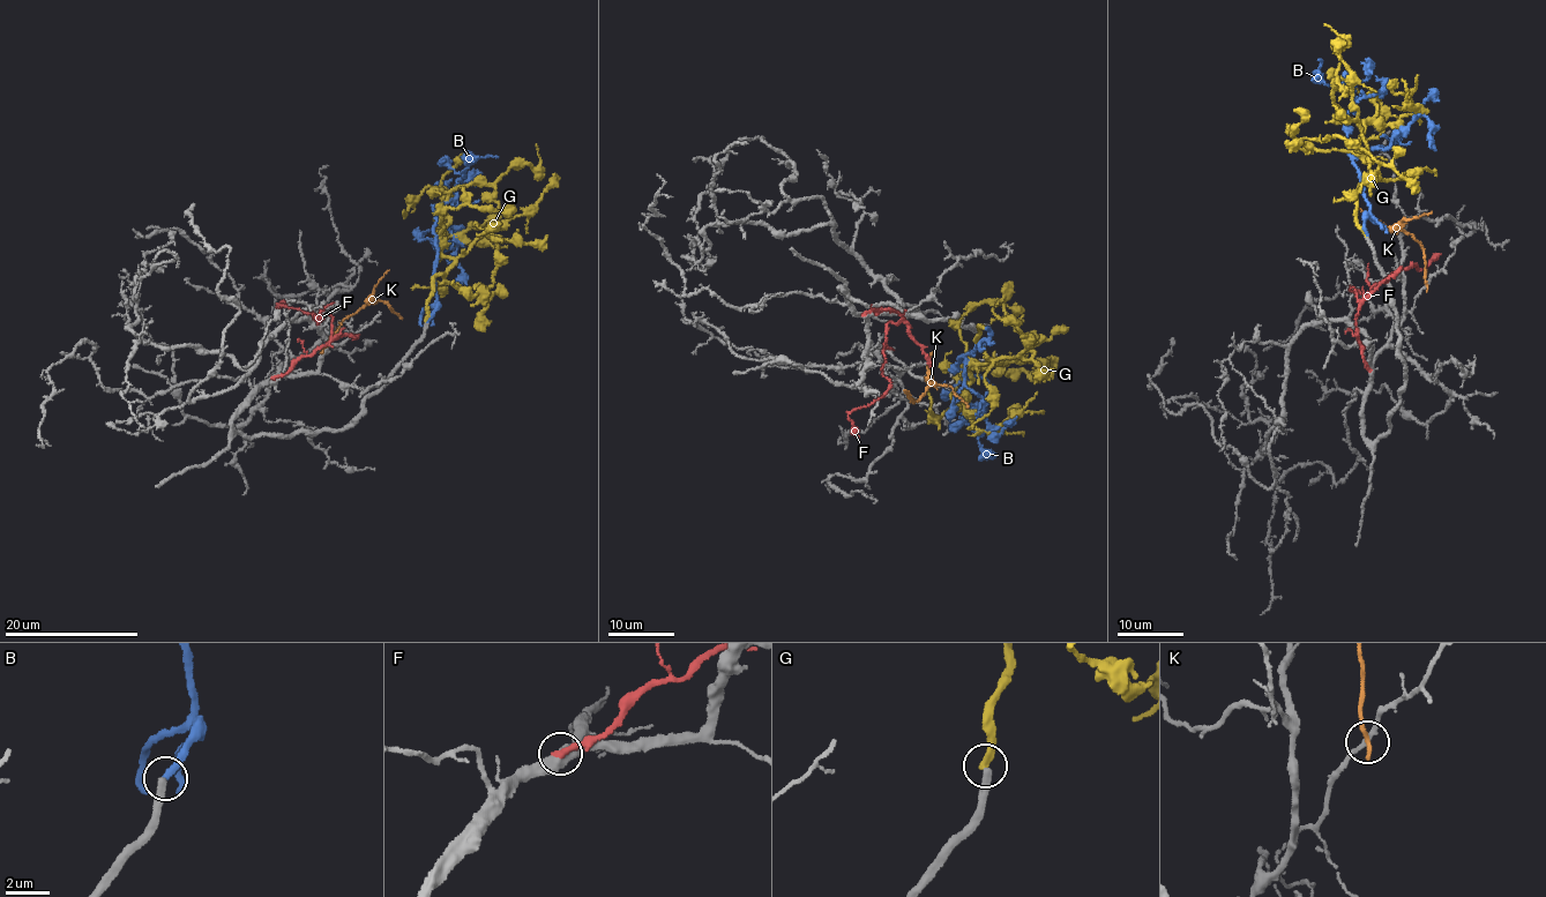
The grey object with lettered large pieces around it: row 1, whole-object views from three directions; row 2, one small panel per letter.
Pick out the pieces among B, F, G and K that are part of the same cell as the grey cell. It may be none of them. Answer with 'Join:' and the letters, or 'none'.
Join: none

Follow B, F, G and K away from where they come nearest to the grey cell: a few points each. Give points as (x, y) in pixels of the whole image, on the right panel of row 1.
B: (1366, 234), (1369, 202), (1347, 152), (1354, 84), (1326, 84), (1317, 59)
F: (1368, 371), (1357, 339), (1357, 293), (1349, 289), (1366, 293), (1390, 275), (1417, 264), (1420, 268), (1441, 253)
G: (1366, 234), (1358, 224), (1359, 186), (1369, 177), (1364, 121), (1334, 102), (1341, 40), (1324, 23)
K: (1427, 286), (1419, 243), (1358, 208)

